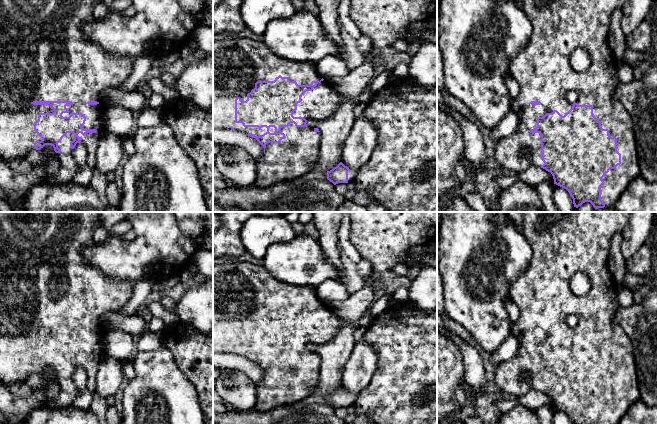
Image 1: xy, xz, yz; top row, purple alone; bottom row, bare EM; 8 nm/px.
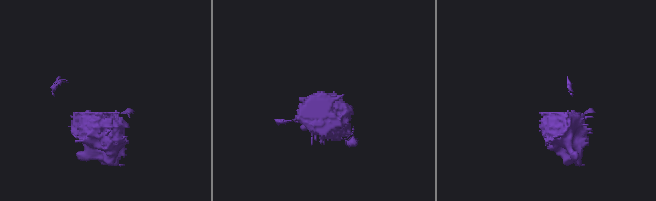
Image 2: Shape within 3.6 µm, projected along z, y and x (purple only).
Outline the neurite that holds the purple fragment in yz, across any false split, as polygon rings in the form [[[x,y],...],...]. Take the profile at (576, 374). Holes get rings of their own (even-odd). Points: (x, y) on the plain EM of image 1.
[[[522,212],[523,223],[515,226],[529,242],[533,255],[528,269],[511,285],[509,291],[510,299],[520,310],[519,318],[511,328],[512,333],[518,339],[518,350],[513,358],[498,365],[494,382],[499,390],[517,398],[527,394],[530,389],[543,392],[552,398],[554,408],[566,413],[573,424],[618,424],[628,409],[640,399],[633,345],[623,328],[614,320],[615,314],[621,306],[617,298],[616,282],[609,270],[612,239],[616,233],[622,233],[629,222],[630,214],[631,212]],[[578,272],[586,274],[590,280],[590,290],[583,296],[575,295],[570,287],[572,276]],[[570,315],[576,315],[578,318],[578,323],[573,328],[567,324],[567,318]],[[523,372],[529,373],[528,381],[520,377]]]

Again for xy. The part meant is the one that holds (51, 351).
[[[0,212],[0,384],[6,386],[13,382],[24,382],[30,374],[40,374],[45,369],[51,369],[60,387],[58,396],[54,399],[58,409],[70,407],[79,394],[73,382],[73,373],[77,367],[81,366],[86,371],[86,387],[89,392],[95,393],[98,365],[106,355],[103,346],[105,330],[100,318],[107,312],[120,312],[134,292],[131,284],[115,283],[83,258],[81,249],[94,243],[93,232],[97,223],[102,224],[99,212]]]

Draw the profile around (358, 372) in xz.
[[[364,338],[356,341],[343,369],[341,386],[357,396],[371,382],[377,363],[375,348]]]

